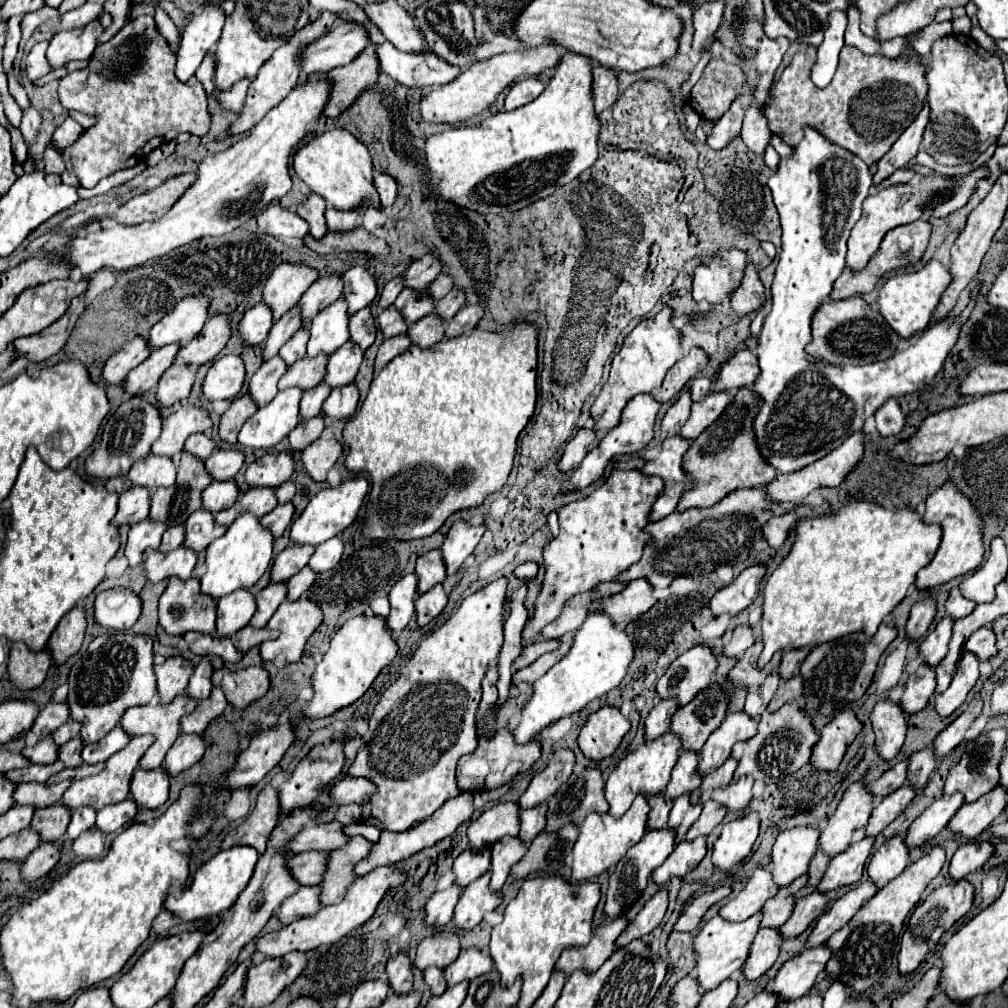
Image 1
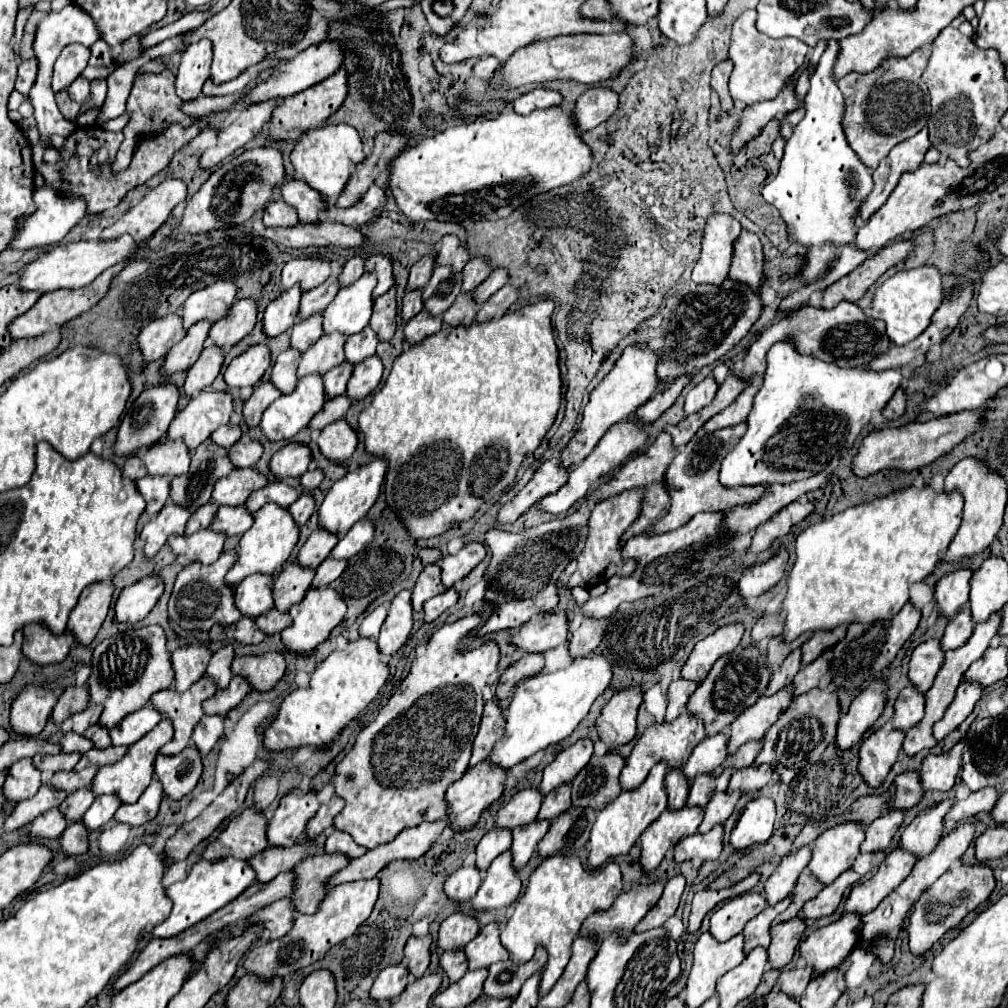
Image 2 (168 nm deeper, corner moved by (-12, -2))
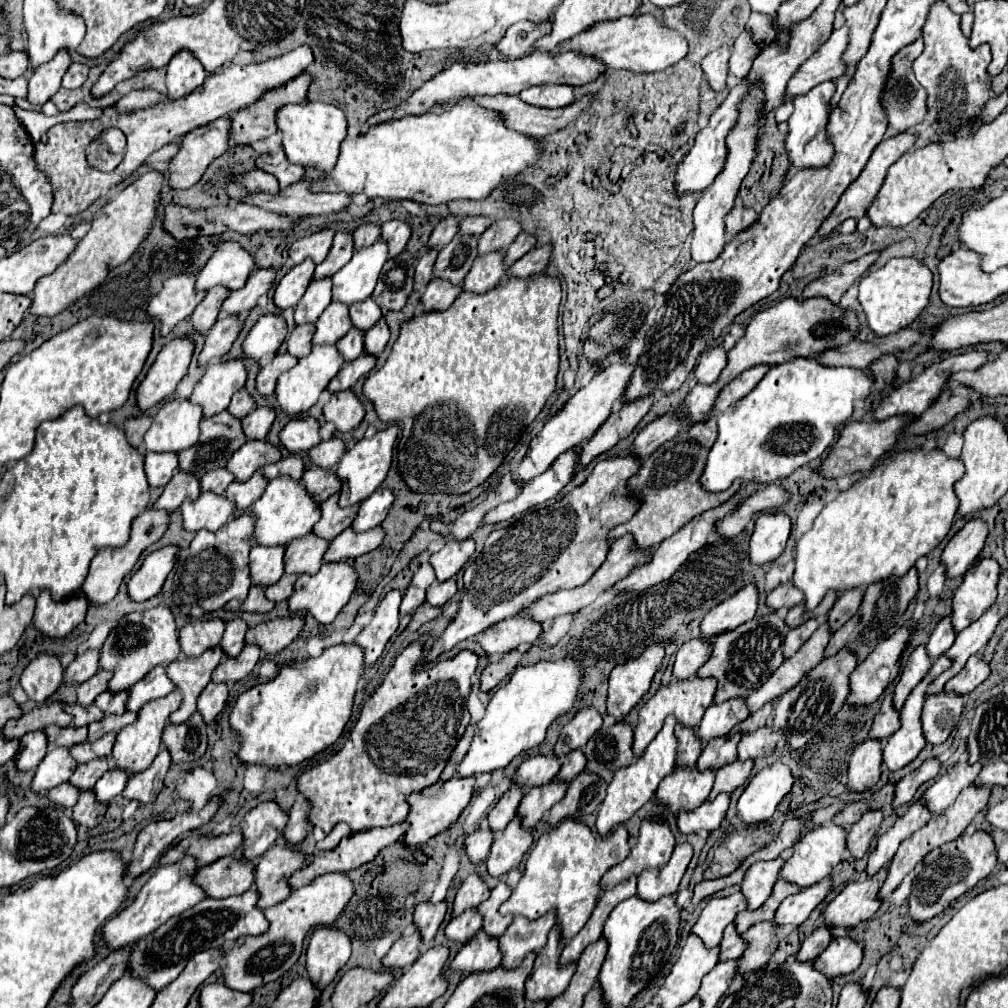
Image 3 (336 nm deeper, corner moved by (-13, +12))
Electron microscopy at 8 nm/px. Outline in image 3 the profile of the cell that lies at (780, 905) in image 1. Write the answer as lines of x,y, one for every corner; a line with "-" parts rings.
728,924
724,930
724,938
720,942
720,960
730,960
730,958
740,958
744,948
746,948
746,940
738,934
736,924

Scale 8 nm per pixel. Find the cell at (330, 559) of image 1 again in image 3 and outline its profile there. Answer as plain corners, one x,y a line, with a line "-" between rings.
386,486
378,488
368,500
364,500
364,504
360,504
358,514
352,522
354,532
368,532
368,530
380,526
390,510
392,500
394,500
394,496
392,496
390,488
386,488

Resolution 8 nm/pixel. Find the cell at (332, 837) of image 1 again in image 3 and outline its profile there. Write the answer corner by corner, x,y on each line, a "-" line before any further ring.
244,848
200,868
196,882
210,898
228,898
246,892
254,884
254,862
244,860

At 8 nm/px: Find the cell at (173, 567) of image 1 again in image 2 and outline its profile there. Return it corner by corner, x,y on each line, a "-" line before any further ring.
211,528
197,530
191,536
175,534
169,538
169,546
173,548
175,554
185,554
191,562
199,560
203,564
215,562
223,552
223,544
225,544
225,534
213,532

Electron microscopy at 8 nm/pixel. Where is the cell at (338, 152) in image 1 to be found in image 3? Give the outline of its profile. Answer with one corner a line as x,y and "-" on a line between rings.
320,102
288,104
280,108
276,122
284,134
282,138
284,152
292,164
300,164
304,168
316,168
326,174
332,172
340,156
340,144
348,136
348,122
340,108
330,104
320,104

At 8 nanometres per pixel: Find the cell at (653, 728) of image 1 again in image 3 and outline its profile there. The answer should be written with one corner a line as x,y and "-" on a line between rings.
694,638
688,640
676,654
676,662
674,662
674,680
688,680
692,676
696,676
698,668
702,664
706,664
708,656
712,652
712,642

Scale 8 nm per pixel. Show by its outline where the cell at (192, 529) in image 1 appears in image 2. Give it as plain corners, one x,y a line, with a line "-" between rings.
219,506
211,530
225,532
227,536
239,536
253,524
253,514
245,506

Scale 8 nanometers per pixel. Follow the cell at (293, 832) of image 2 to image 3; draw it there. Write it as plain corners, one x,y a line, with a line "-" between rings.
262,802
252,808
240,828
244,832
244,858
256,860
284,834
284,824
288,824
288,812
280,808
278,802

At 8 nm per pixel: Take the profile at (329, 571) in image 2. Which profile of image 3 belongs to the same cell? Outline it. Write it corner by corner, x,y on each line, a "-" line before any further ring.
346,528
342,534
338,534
326,554
324,554
324,562
342,562
348,558
356,558
362,556
374,548
378,548
384,540
384,530
382,528
374,528
370,532
364,534
356,534
352,532
352,528

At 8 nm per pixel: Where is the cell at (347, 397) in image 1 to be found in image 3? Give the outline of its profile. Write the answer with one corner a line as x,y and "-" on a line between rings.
380,318
380,322
364,334
364,352
370,356
378,356
386,348
388,338
390,338
388,326
386,326
384,318

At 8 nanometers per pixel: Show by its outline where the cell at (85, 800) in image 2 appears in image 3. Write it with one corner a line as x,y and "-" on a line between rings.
96,758
96,760
88,762
88,764
80,764
80,766
76,768
76,772
72,774
70,784
72,784
74,788
78,788
80,792
92,790
94,784
96,784
96,780
98,780
106,770
108,770
106,758

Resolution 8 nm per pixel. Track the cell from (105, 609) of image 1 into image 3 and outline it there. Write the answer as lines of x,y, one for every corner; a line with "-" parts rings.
166,546
146,556
138,572
128,580
128,594
134,602
144,602
162,590
162,584
178,560
178,546

